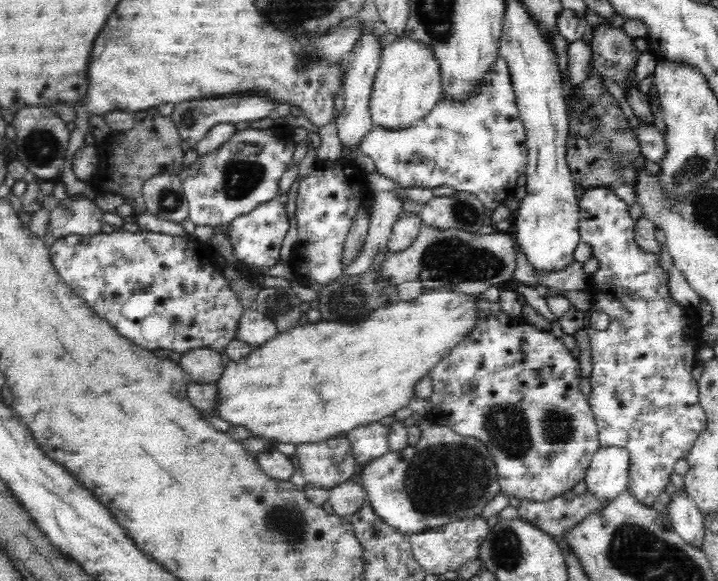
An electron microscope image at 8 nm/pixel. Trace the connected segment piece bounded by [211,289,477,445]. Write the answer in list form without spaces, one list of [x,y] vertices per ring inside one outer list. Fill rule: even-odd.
[[[444,289],[423,290],[422,294],[413,301],[398,301],[396,304],[377,308],[360,324],[348,326],[348,324],[338,324],[338,322],[333,321],[319,321],[314,324],[309,322],[304,326],[297,325],[290,331],[279,333],[260,347],[254,347],[245,358],[230,360],[226,366],[222,366],[222,375],[213,384],[216,398],[214,398],[214,404],[212,404],[211,414],[226,420],[232,426],[248,430],[251,435],[260,436],[276,443],[286,442],[288,444],[288,442],[292,442],[295,445],[322,442],[322,440],[328,440],[339,435],[344,436],[347,431],[357,426],[378,422],[384,416],[392,415],[398,409],[407,406],[410,398],[414,395],[414,384],[416,384],[417,379],[427,376],[430,368],[436,364],[436,360],[448,353],[470,333],[477,320],[477,307],[473,299],[474,297],[469,297],[457,291],[448,292]]]

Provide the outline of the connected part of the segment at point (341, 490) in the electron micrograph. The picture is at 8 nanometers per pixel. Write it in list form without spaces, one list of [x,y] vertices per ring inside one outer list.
[[[353,478],[329,489],[328,502],[332,505],[334,513],[348,517],[360,508],[365,497],[360,481]]]

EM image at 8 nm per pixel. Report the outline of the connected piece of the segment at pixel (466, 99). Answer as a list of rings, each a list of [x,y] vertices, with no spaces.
[[[498,52],[478,82],[464,91],[464,96],[444,95],[431,112],[408,124],[406,128],[372,127],[365,134],[360,149],[375,162],[375,172],[390,178],[403,189],[452,186],[456,191],[478,197],[486,209],[494,209],[504,204],[517,185],[518,176],[524,174],[527,166],[526,131],[523,122],[519,120],[516,95],[506,59]]]

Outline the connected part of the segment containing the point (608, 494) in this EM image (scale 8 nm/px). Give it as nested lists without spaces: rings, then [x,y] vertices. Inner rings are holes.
[[[599,447],[585,472],[587,488],[598,498],[616,498],[627,489],[629,465],[630,456],[624,448]]]

